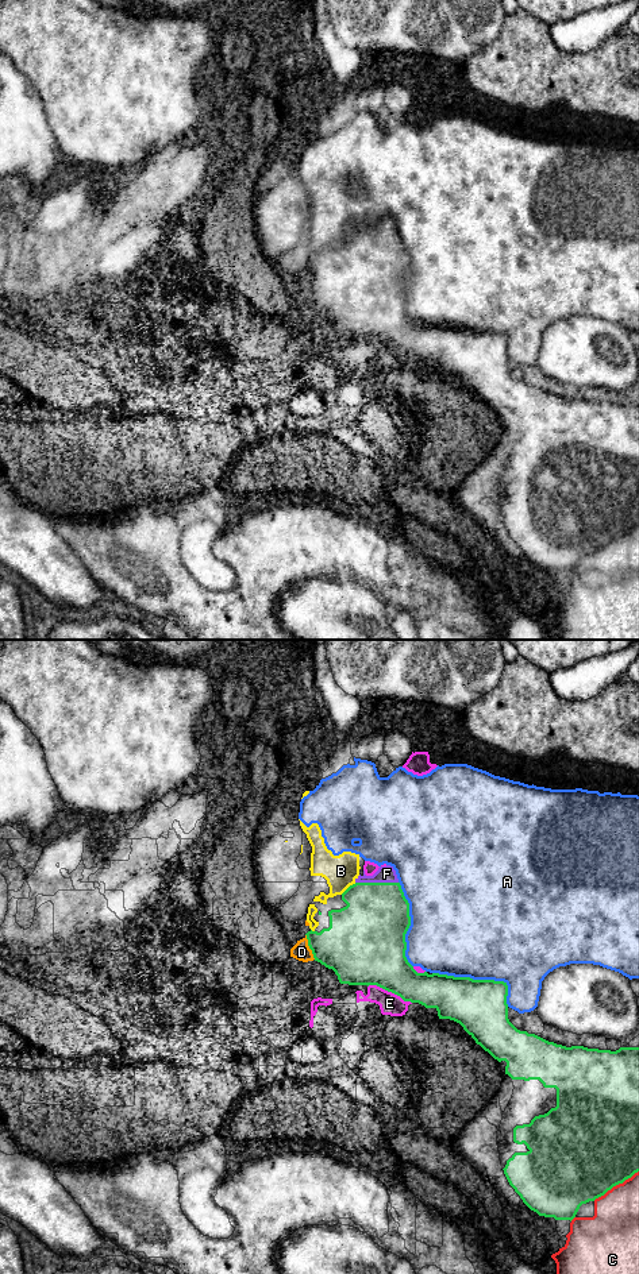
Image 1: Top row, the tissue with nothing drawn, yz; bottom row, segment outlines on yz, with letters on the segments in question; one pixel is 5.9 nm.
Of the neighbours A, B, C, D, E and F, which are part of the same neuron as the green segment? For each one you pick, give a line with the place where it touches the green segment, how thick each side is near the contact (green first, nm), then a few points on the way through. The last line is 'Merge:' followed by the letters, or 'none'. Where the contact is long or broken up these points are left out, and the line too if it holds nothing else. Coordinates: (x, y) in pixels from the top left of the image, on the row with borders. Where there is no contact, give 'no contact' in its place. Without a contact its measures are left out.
F: contact yz (377, 883); calibres 400 and 100 nm
Merge: F

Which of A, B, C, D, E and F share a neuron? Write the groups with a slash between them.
A B D E / C / F

